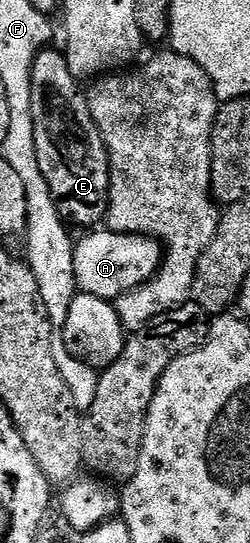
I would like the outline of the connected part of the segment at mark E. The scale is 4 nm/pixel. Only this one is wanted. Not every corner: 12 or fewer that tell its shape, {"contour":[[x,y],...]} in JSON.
{"contour":[[56,47],[32,68],[34,141],[65,222],[108,216],[108,148]]}

